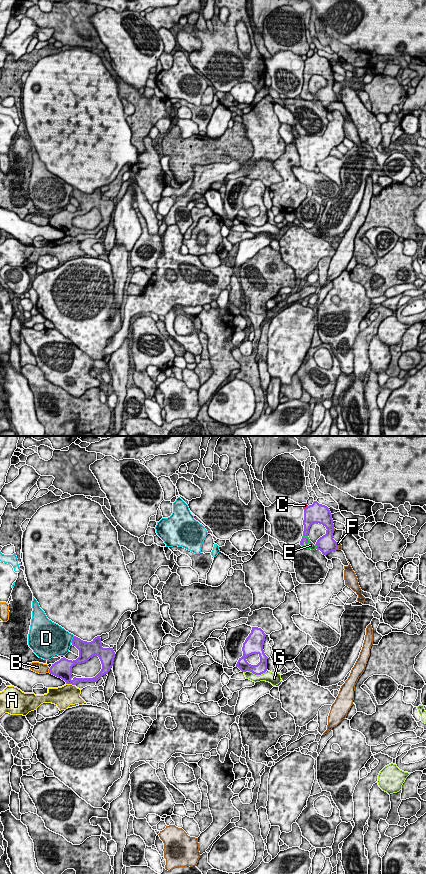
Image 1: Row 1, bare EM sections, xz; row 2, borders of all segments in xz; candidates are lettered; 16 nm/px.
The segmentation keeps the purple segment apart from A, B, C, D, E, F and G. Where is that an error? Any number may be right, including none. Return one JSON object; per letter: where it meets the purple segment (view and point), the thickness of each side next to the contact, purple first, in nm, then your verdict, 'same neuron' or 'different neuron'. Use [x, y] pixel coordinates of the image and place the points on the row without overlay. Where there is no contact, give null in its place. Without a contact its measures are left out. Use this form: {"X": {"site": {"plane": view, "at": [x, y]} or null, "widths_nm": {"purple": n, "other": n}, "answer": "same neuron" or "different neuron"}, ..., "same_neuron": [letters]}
{"A": {"site": {"plane": "xz", "at": [70, 235]}, "widths_nm": {"purple": 280, "other": 340}, "answer": "different neuron"}, "B": {"site": {"plane": "xz", "at": [49, 222]}, "widths_nm": {"purple": 300, "other": 170}, "answer": "different neuron"}, "C": {"site": {"plane": "xz", "at": [306, 59]}, "widths_nm": {"purple": 320, "other": 90}, "answer": "different neuron"}, "D": {"site": {"plane": "xz", "at": [72, 191]}, "widths_nm": {"purple": 220, "other": 440}, "answer": "different neuron"}, "E": {"site": {"plane": "xz", "at": [306, 92]}, "widths_nm": {"purple": 60, "other": 120}, "answer": "same neuron"}, "F": {"site": {"plane": "xz", "at": [337, 98]}, "widths_nm": {"purple": 280, "other": 60}, "answer": "different neuron"}, "G": {"site": {"plane": "xz", "at": [255, 226]}, "widths_nm": {"purple": 180, "other": 170}, "answer": "different neuron"}, "same_neuron": ["E"]}

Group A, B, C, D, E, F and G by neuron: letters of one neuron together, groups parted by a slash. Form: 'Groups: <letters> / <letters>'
Groups: A / B / C / D / E / F / G

